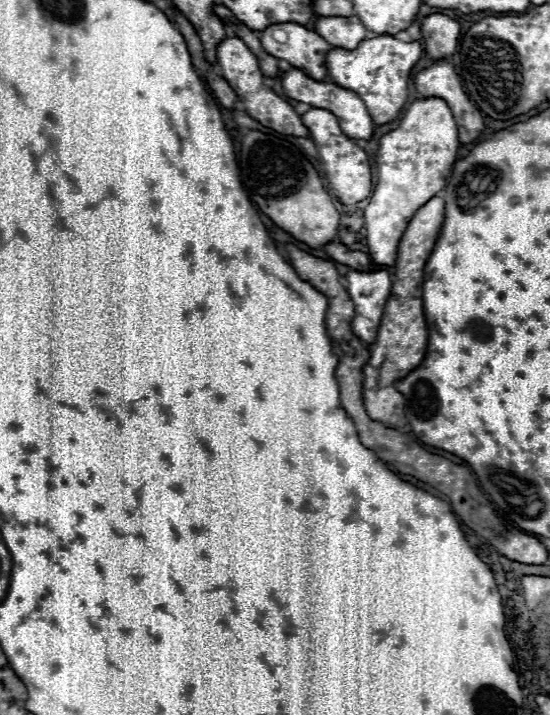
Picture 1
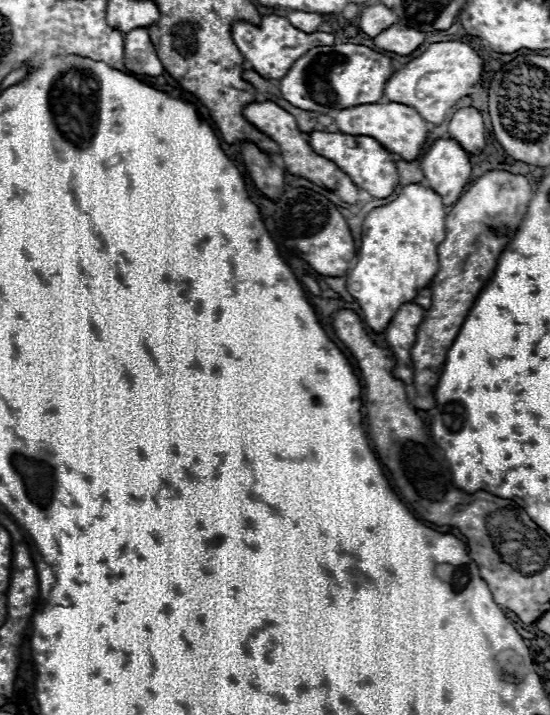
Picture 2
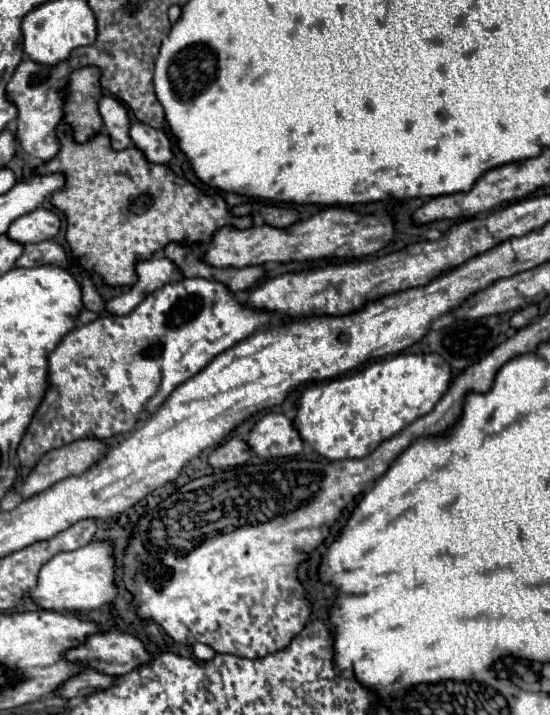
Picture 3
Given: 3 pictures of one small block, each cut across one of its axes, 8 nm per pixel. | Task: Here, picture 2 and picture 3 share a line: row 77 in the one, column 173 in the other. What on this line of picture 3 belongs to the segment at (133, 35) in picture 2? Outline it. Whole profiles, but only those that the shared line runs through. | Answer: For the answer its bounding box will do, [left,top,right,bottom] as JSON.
[130,122,174,164]

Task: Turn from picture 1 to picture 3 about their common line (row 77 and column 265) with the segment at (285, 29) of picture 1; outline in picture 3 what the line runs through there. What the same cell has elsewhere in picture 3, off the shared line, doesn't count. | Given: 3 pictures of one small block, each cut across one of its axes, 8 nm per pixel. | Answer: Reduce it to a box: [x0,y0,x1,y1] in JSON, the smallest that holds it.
[18,278,274,468]

